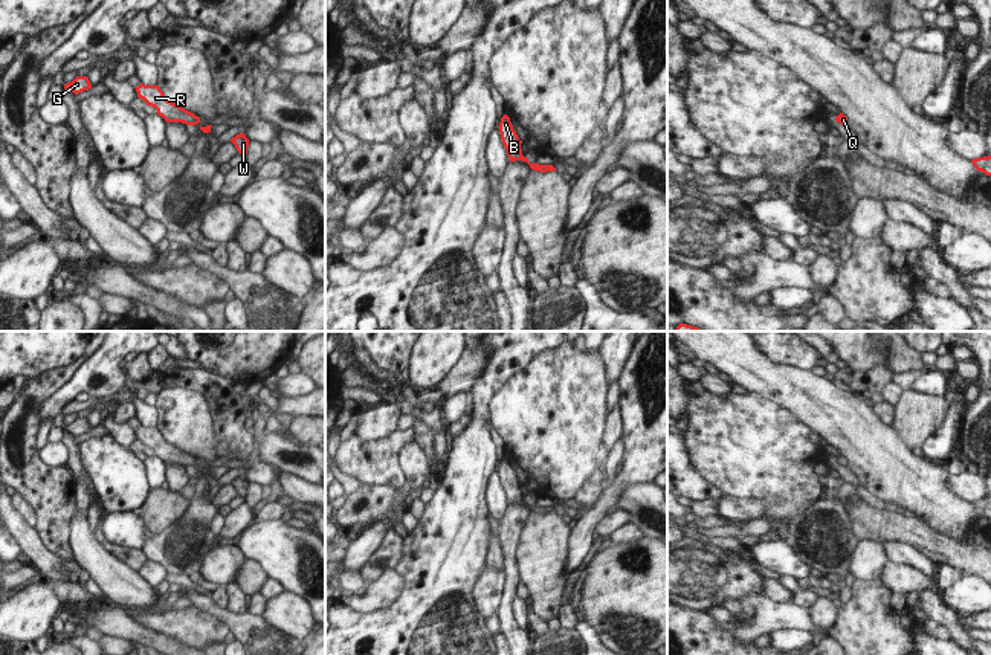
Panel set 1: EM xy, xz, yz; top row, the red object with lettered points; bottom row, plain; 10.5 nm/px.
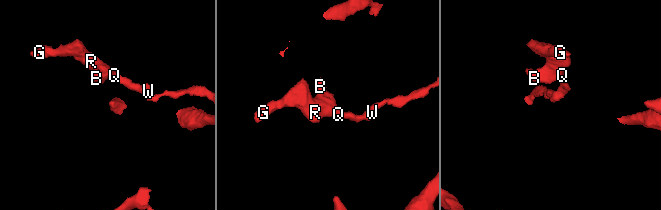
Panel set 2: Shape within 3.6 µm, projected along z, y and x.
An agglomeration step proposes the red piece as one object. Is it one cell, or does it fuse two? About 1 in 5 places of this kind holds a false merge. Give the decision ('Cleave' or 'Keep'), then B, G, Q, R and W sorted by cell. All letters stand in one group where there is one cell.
Keep. Groups: B G Q R W.

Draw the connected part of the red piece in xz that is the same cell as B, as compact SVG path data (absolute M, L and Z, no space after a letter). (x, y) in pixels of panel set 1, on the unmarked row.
M507 457L501 460L499 475L501 475L502 486L507 492L507 496L510 499L510 504L515 504L515 502L527 504L531 511L541 513L541 515L556 513L553 507L530 505L528 499L522 498L522 492L521 492L522 482L518 479L516 473L513 472L513 467Z

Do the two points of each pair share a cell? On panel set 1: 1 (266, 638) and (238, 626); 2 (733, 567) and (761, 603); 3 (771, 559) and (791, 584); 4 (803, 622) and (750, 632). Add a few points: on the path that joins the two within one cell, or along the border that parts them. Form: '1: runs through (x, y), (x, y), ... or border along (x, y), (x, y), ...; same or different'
1: runs through (260, 638), (245, 626); same
2: border along (765, 594), (744, 600); different
3: border along (781, 574), (790, 574), (796, 579); different
4: runs through (790, 620), (764, 622); same

